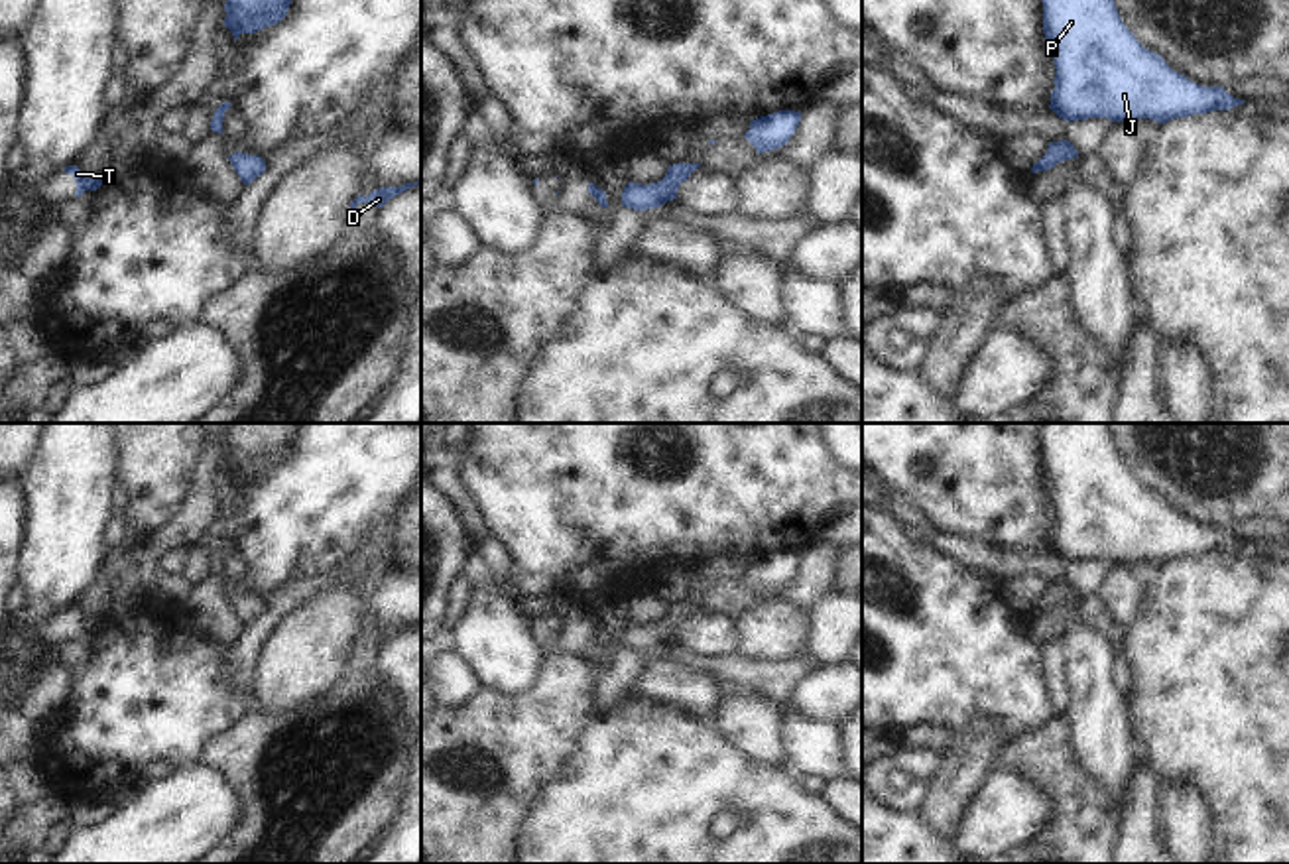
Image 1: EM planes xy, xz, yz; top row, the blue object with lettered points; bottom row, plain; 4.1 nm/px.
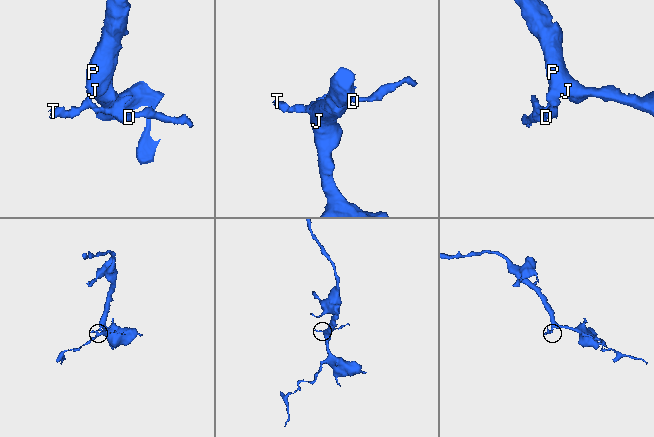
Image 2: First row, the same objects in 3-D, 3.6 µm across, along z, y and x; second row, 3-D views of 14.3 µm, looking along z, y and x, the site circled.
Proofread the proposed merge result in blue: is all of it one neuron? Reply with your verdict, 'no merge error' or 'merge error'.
no merge error

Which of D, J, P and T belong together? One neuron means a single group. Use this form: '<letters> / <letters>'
D J P T

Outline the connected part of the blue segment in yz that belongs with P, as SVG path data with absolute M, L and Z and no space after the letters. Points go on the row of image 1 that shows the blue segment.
M1114 0L1041 2L1057 69L1049 108L1067 122L1149 118L1165 124L1246 102L1224 87L1202 87L1173 71L1124 26Z

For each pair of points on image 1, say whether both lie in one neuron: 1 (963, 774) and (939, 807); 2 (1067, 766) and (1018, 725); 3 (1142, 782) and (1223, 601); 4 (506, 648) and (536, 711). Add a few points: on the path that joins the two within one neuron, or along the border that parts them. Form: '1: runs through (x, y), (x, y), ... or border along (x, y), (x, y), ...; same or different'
1: runs through (957, 782), (947, 800); same
2: border along (1055, 715), (1038, 733), (1006, 746); different
3: border along (1142, 756), (1160, 786); different
4: border along (548, 650), (544, 676), (530, 689), (485, 687); different

